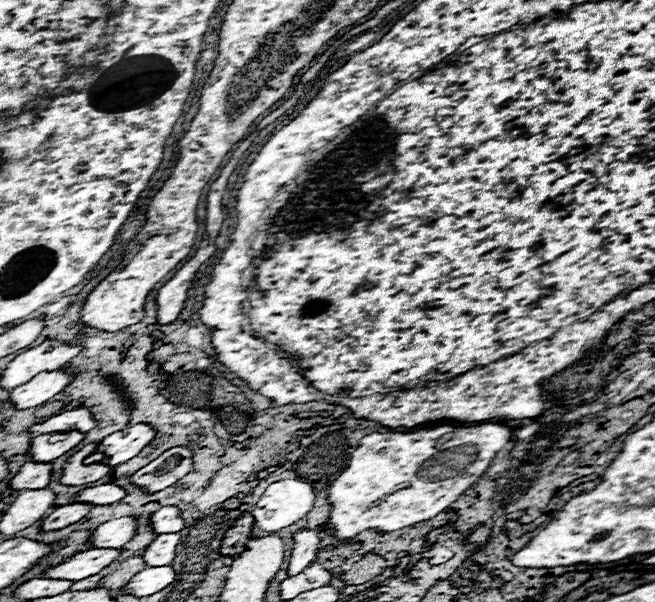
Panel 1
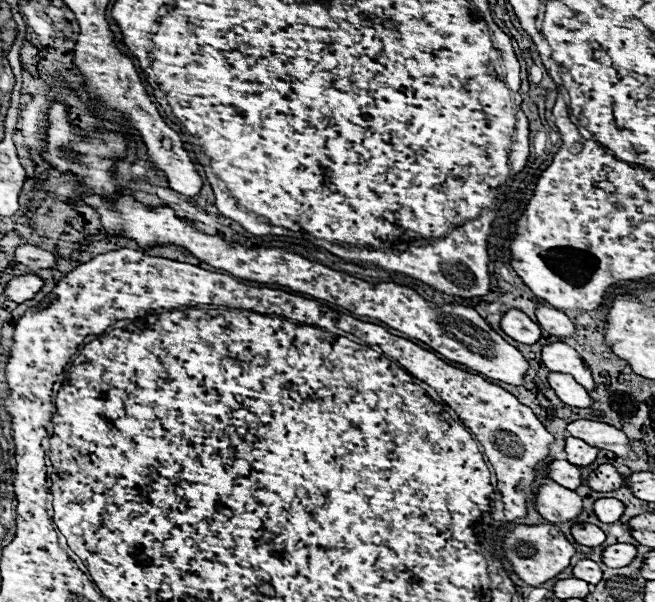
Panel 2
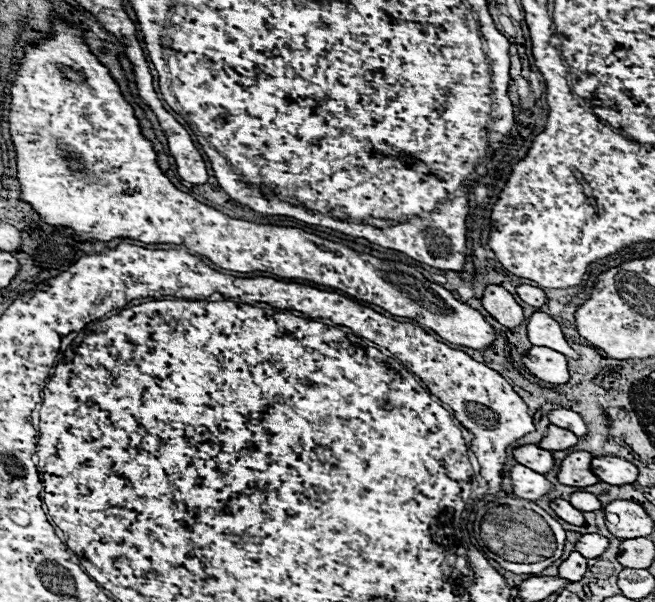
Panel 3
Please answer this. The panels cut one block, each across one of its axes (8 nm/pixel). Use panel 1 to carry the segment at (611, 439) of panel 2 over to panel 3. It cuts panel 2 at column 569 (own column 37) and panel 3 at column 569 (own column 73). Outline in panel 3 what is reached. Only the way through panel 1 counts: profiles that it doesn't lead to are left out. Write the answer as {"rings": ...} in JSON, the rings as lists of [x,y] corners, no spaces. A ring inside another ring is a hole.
{"rings":[[[558,408],[558,410],[552,410],[552,412],[548,414],[548,418],[550,418],[552,424],[560,424],[560,428],[568,428],[570,432],[574,432],[574,434],[580,436],[580,438],[588,434],[588,426],[586,426],[586,422],[582,420],[582,416],[576,414],[576,412],[572,412],[572,410]]]}

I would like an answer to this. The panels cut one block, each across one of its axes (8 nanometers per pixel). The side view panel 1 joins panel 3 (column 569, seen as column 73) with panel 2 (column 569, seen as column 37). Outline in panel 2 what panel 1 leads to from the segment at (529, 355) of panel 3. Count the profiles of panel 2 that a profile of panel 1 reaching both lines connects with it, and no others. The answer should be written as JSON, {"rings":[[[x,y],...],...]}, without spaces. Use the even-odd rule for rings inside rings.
{"rings":[[[550,372],[548,382],[554,388],[554,392],[558,394],[558,398],[572,408],[590,408],[594,402],[588,396],[588,392],[572,376],[566,376],[560,372]]]}

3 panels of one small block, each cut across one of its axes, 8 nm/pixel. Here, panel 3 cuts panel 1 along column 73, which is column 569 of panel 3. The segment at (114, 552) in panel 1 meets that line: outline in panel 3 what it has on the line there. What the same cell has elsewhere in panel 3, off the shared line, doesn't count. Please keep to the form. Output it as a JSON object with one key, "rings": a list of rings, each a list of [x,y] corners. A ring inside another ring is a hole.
{"rings":[[[572,552],[568,556],[568,560],[564,560],[560,564],[558,576],[564,578],[564,580],[568,580],[568,582],[578,582],[578,580],[584,578],[582,574],[586,574],[586,570],[588,570],[588,564],[586,564],[584,556],[580,556],[580,552]]]}

